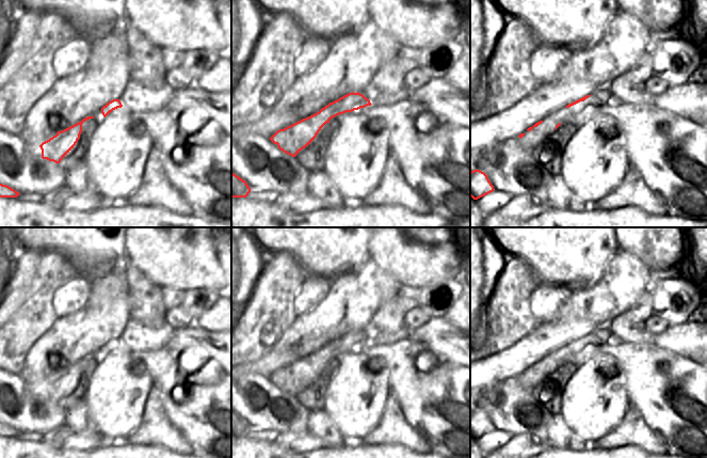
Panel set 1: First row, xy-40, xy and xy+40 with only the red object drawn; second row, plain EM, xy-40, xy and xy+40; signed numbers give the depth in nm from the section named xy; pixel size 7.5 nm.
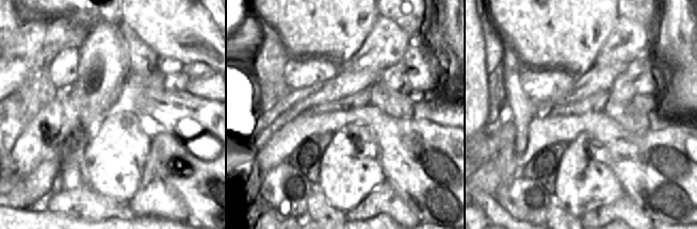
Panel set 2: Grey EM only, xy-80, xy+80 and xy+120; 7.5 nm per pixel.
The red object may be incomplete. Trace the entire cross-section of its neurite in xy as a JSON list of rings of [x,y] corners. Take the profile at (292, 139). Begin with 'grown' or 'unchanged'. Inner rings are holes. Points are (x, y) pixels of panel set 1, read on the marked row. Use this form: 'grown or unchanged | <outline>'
grown | [[[366,91],[349,92],[340,97],[327,97],[326,99],[330,100],[330,104],[319,112],[277,130],[270,140],[280,151],[295,157],[315,140],[321,128],[330,123],[331,119],[372,105]]]

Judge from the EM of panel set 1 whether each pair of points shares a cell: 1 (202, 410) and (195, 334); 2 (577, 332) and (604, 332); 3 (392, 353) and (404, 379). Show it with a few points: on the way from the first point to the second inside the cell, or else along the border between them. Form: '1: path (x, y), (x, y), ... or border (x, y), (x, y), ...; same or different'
1: border (164, 347), (179, 352), (188, 349); different
2: path (583, 331), (597, 332); same
3: path (399, 360), (404, 365), (404, 373); same

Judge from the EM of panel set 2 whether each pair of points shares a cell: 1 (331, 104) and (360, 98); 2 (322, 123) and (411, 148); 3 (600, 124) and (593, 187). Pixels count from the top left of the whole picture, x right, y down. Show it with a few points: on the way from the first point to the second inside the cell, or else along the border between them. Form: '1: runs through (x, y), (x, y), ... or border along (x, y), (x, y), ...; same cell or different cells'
1: runs through (339, 104), (353, 102); same cell
2: runs through (344, 118), (372, 118), (389, 133); same cell
3: border along (586, 133), (596, 143), (595, 154), (614, 174); different cells

